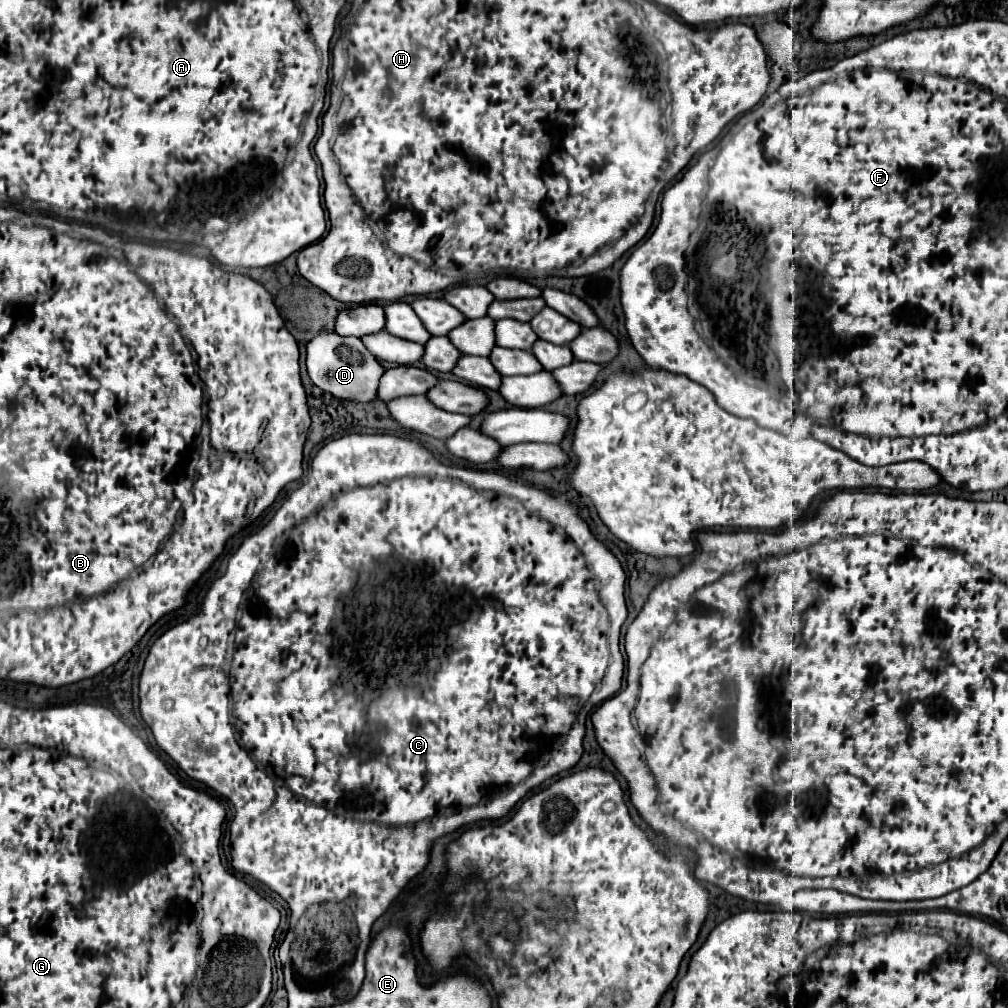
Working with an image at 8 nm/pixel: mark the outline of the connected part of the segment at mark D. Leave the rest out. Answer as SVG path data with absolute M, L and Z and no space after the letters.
M318 334L310 344L308 344L308 374L312 382L330 392L336 398L342 400L354 400L354 402L372 402L378 396L378 380L382 378L382 372L386 370L380 360L374 358L366 350L360 338L354 336L338 336L338 334Z

